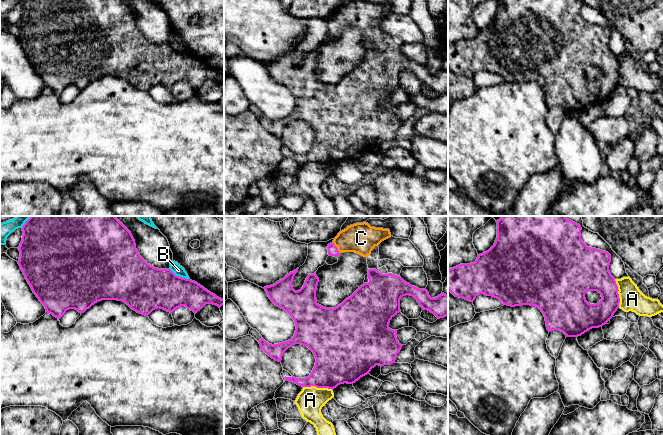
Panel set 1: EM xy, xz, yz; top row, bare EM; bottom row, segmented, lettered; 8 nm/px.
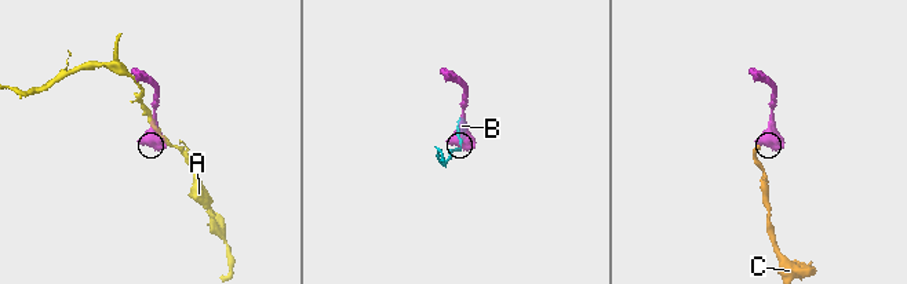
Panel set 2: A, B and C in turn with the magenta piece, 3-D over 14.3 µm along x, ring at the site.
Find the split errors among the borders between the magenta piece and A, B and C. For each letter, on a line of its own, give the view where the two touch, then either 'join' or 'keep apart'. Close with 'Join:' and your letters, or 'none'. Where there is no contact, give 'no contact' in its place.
A: xz | keep apart
B: xy | keep apart
C: xz | join
Join: C

